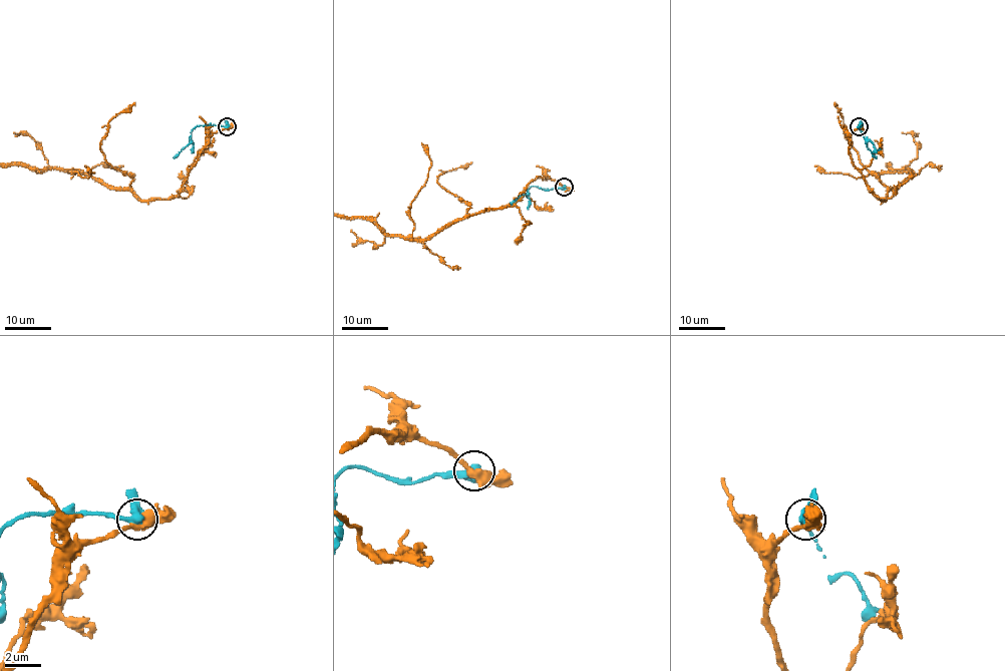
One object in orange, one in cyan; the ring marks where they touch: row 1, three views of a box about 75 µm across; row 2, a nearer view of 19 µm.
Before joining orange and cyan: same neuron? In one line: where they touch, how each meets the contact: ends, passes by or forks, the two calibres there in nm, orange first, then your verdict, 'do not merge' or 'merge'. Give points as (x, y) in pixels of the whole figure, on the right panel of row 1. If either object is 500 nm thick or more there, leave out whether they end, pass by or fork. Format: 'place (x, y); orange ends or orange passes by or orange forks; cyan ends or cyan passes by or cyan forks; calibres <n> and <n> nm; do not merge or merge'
place (859, 126); orange passes by; cyan passes by; calibres 480 and 380 nm; do not merge

